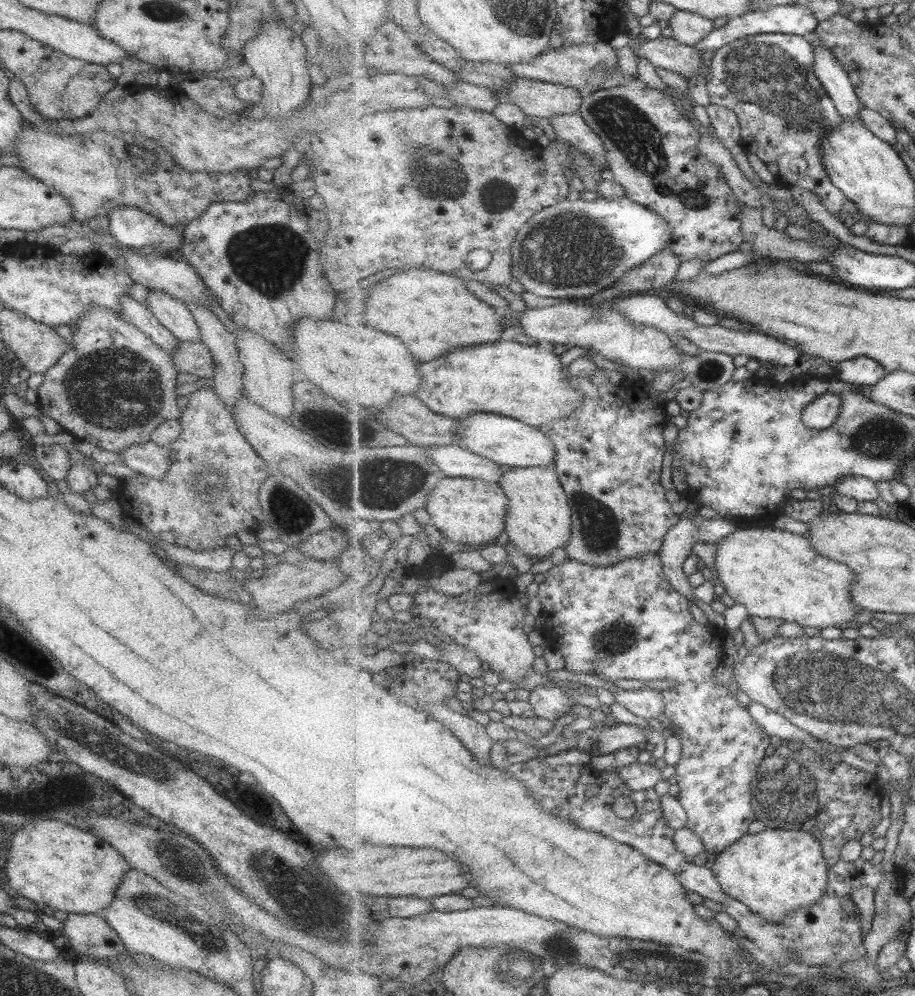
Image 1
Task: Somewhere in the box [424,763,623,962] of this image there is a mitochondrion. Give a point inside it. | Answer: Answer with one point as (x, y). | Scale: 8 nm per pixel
(562, 946)

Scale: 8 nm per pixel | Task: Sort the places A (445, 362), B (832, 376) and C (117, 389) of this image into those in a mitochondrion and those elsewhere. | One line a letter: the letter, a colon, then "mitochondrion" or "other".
A: other
B: other
C: mitochondrion

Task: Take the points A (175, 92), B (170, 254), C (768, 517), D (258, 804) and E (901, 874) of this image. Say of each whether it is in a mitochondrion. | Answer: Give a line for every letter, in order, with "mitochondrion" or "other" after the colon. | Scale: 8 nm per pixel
A: other
B: other
C: other
D: other
E: other

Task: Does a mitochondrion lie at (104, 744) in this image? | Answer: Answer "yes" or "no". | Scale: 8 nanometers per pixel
yes

